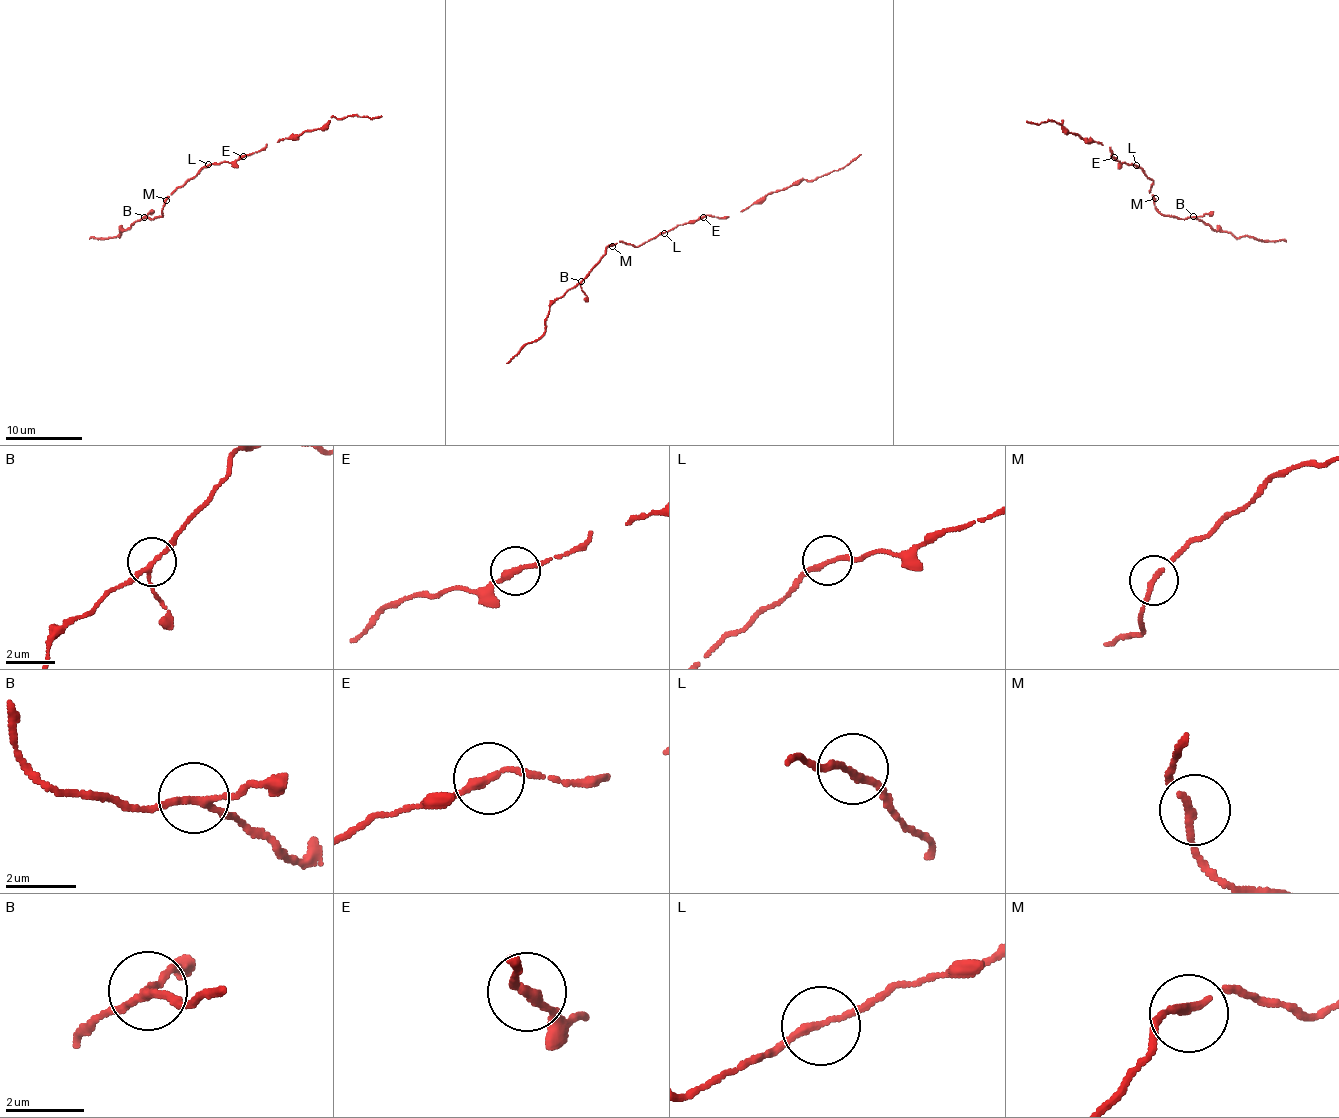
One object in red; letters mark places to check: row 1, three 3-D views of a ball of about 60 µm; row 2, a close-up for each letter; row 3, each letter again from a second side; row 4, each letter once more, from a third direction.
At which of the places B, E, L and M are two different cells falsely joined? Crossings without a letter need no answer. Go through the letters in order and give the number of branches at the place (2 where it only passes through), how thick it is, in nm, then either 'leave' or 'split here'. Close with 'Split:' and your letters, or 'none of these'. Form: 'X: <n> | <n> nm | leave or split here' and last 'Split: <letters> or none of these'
B: 3 | 160 nm | leave
E: 2 | 220 nm | leave
L: 2 | 160 nm | leave
M: 2 | 180 nm | leave
Split: none of these

